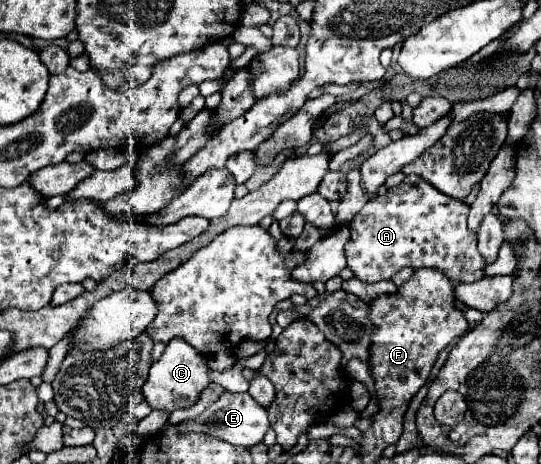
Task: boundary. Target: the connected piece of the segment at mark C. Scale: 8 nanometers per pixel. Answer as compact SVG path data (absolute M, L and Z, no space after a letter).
M173 338L171 344L167 344L163 356L151 366L149 370L149 378L143 384L141 392L145 402L153 408L153 410L163 410L167 414L171 414L177 408L189 408L193 406L201 392L211 384L209 378L209 366L207 366L207 358L199 352L195 352L195 348L187 346L185 340Z

